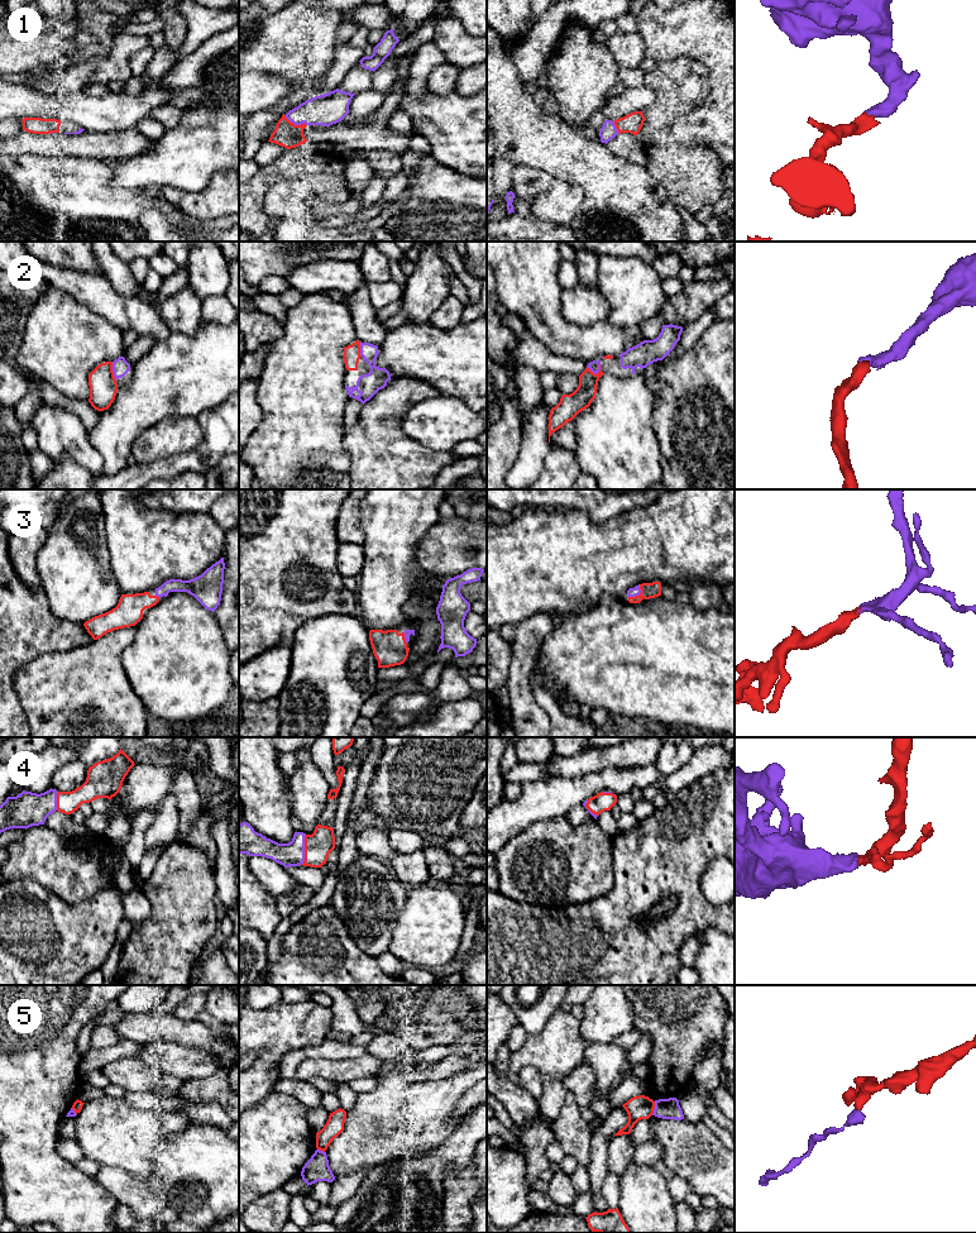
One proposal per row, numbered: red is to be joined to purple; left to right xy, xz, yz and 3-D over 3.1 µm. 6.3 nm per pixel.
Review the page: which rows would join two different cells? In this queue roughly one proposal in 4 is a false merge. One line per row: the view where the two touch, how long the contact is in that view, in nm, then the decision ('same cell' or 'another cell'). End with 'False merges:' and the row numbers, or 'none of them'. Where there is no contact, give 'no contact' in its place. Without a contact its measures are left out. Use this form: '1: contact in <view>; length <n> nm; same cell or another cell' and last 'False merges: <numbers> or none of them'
1: contact in xz; length 160 nm; same cell
2: contact in yz; length 100 nm; same cell
3: contact in yz; length 120 nm; same cell
4: contact in xz; length 200 nm; same cell
5: contact in yz; length 90 nm; another cell
False merges: 5

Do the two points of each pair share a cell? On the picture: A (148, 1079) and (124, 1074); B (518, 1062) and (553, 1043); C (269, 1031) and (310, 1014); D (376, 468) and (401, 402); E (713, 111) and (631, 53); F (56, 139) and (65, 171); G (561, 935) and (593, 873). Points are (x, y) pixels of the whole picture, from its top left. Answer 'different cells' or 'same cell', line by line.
A: same cell
B: same cell
C: same cell
D: same cell
E: different cells
F: different cells
G: different cells

